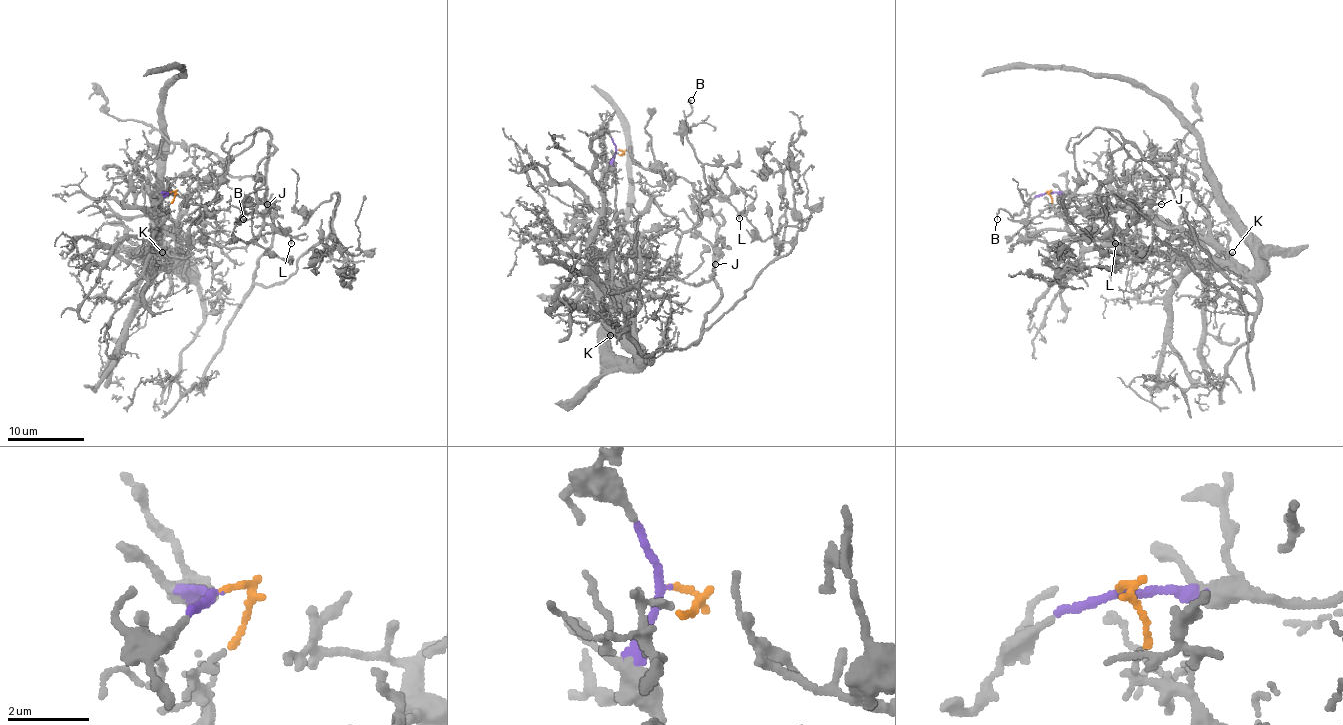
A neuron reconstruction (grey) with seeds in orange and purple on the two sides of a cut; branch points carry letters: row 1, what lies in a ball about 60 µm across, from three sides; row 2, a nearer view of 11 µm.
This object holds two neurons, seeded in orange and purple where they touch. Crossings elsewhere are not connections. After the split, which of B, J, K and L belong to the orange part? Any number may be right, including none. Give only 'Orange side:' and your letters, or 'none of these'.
Orange side: K

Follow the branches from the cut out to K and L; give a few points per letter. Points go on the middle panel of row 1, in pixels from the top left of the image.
K: (617, 150), (604, 175), (602, 225), (593, 242), (593, 284), (615, 328), (610, 336)
L: (617, 150), (617, 223), (631, 234), (692, 230), (707, 211), (719, 227), (709, 196), (740, 219)

